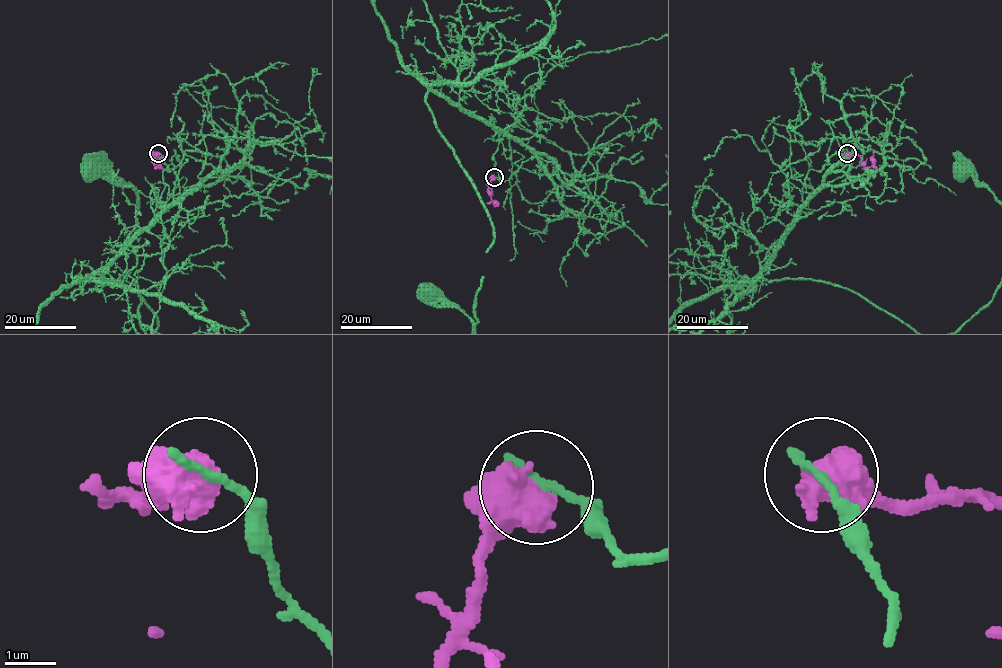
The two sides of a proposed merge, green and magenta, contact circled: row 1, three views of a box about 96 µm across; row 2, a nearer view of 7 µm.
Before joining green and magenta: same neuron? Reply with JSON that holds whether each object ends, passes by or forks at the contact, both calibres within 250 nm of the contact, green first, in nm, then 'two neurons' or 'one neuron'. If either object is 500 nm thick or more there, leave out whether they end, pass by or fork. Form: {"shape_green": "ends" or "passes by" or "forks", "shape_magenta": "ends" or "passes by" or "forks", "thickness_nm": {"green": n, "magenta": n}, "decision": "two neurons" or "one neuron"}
{"thickness_nm": {"green": 200, "magenta": 850}, "decision": "two neurons"}

